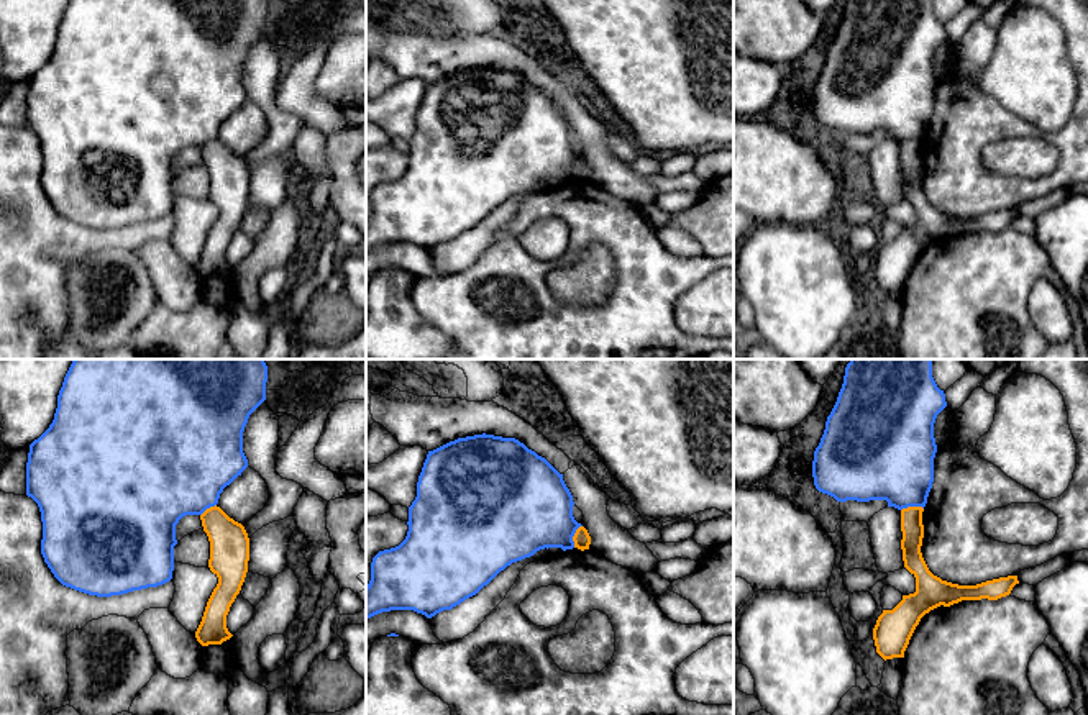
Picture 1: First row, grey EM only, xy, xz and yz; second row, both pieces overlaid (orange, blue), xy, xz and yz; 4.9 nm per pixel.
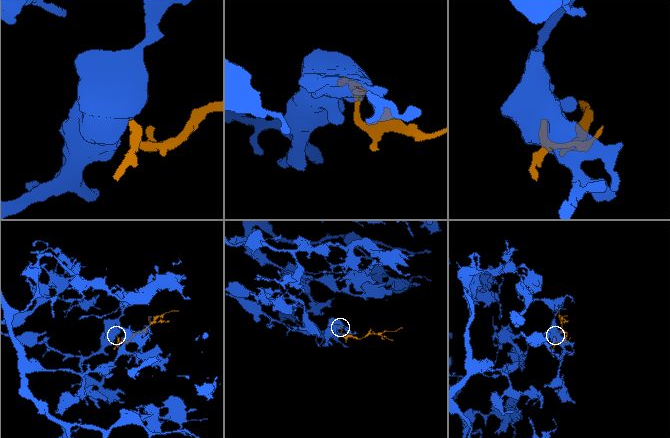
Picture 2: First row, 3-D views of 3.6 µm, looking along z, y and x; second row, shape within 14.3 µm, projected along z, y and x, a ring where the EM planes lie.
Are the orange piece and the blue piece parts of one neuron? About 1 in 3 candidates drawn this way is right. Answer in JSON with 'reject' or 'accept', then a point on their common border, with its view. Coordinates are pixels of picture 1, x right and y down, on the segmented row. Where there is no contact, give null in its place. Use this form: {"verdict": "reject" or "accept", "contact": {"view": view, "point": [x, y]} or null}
{"verdict": "reject", "contact": {"view": "xz", "point": [573, 537]}}

